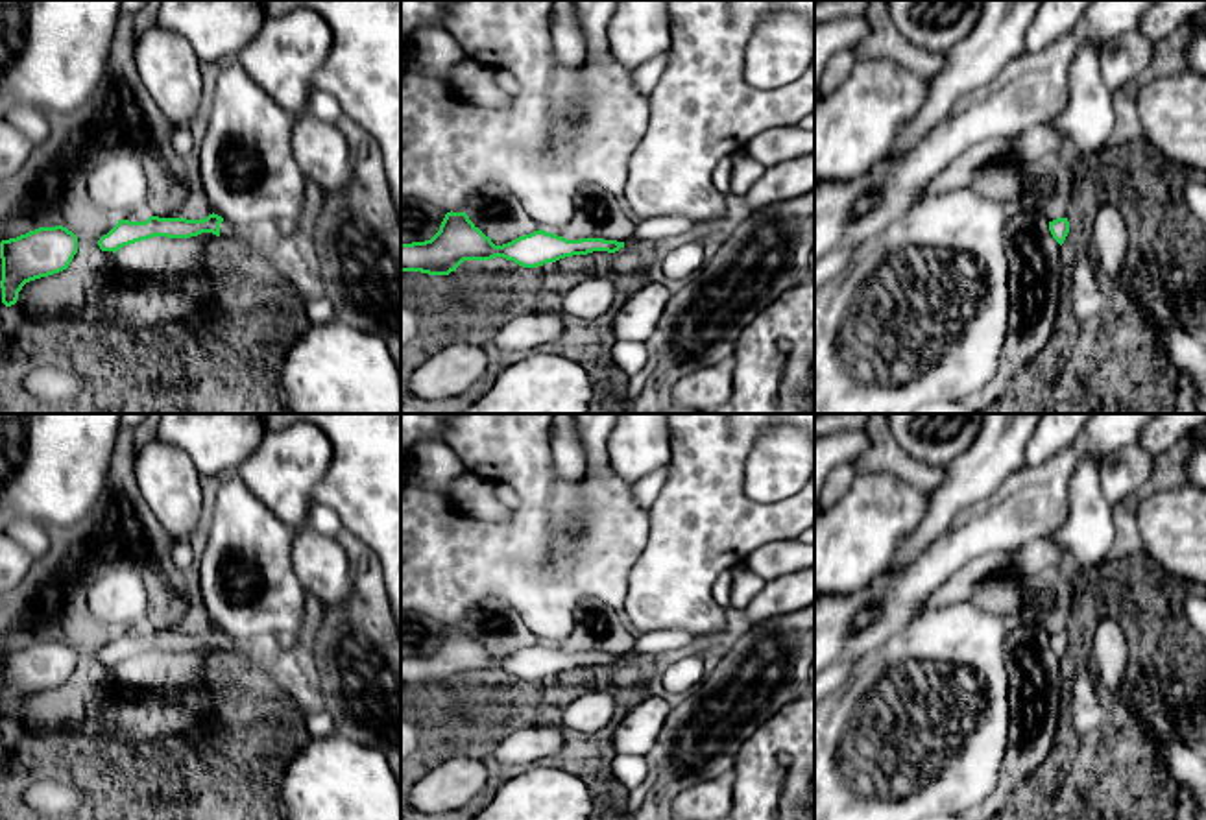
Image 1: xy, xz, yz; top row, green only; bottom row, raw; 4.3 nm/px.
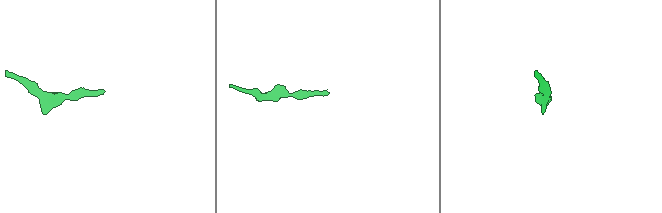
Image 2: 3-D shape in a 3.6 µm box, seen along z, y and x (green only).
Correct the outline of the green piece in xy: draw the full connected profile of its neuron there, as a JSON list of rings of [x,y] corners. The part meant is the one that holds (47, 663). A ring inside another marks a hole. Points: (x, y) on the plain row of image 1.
[[[63,639],[2,654],[2,717],[15,718],[26,696],[66,683],[76,667],[78,650]]]

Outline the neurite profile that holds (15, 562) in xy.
[[[0,534],[0,595],[11,591],[28,574],[33,560],[26,547]]]

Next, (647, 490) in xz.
[[[667,465],[635,482],[633,497],[637,504],[643,508],[650,508],[657,499],[665,480],[667,480]]]

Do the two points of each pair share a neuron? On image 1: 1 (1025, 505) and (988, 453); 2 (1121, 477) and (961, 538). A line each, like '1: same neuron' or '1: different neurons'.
1: different neurons
2: different neurons

